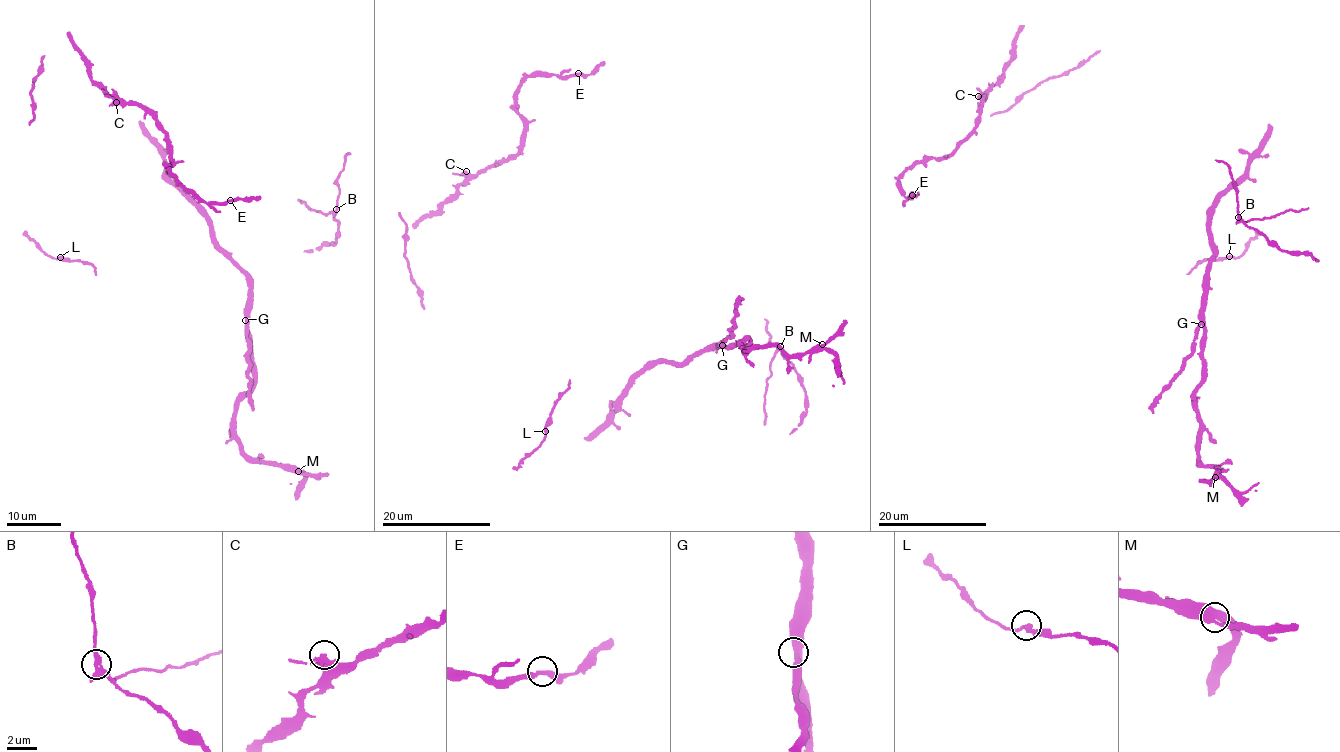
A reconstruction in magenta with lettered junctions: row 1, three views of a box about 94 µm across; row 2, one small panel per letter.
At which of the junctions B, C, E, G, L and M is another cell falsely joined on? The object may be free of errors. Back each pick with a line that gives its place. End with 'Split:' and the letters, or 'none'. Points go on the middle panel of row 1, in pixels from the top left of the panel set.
B: place (780, 346)
Split: B

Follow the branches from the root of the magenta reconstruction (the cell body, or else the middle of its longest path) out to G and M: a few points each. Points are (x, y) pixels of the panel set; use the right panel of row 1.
G: (1215, 199), (1208, 221), (1214, 256), (1206, 274), (1205, 308), (1201, 324)
M: (1215, 199), (1193, 399), (1198, 457), (1218, 469), (1215, 477)

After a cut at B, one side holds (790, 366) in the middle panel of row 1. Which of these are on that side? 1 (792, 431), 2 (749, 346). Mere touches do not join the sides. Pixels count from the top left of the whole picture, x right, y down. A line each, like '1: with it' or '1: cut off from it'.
1: with it
2: with it

